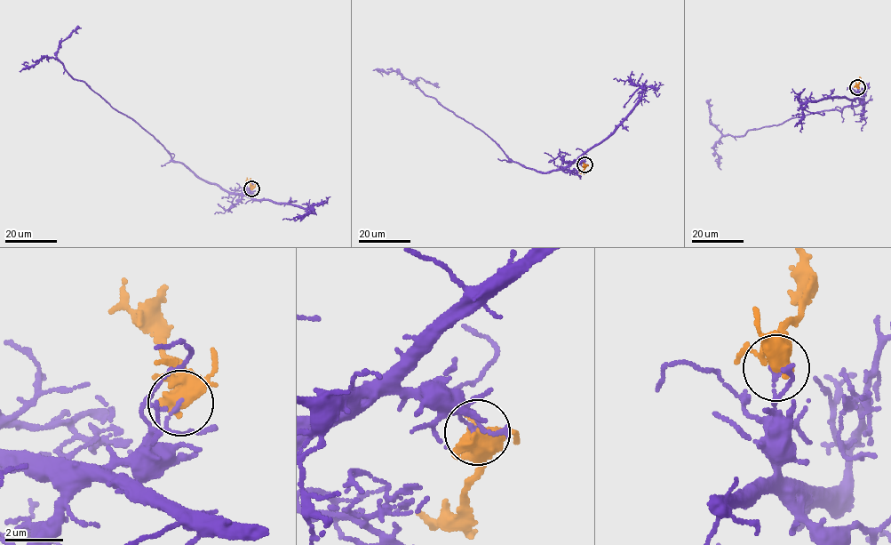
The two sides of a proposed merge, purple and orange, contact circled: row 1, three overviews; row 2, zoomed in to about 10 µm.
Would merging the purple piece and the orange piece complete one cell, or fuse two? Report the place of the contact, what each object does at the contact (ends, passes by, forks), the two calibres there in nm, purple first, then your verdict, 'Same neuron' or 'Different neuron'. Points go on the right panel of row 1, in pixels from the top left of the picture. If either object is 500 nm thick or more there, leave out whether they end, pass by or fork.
Place: (857, 87). At the ring purple ends. At the ring orange forks. Thickness 130 nm (purple) against 440 nm. Different neuron

